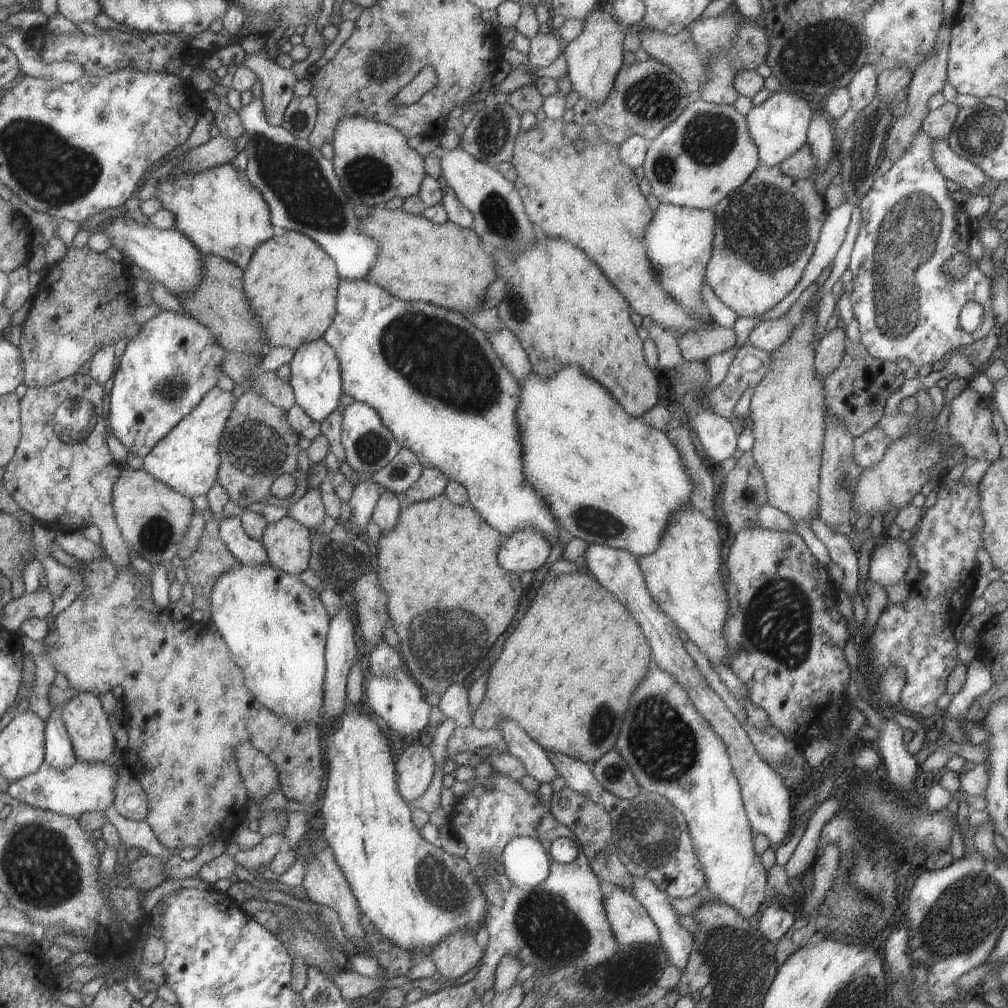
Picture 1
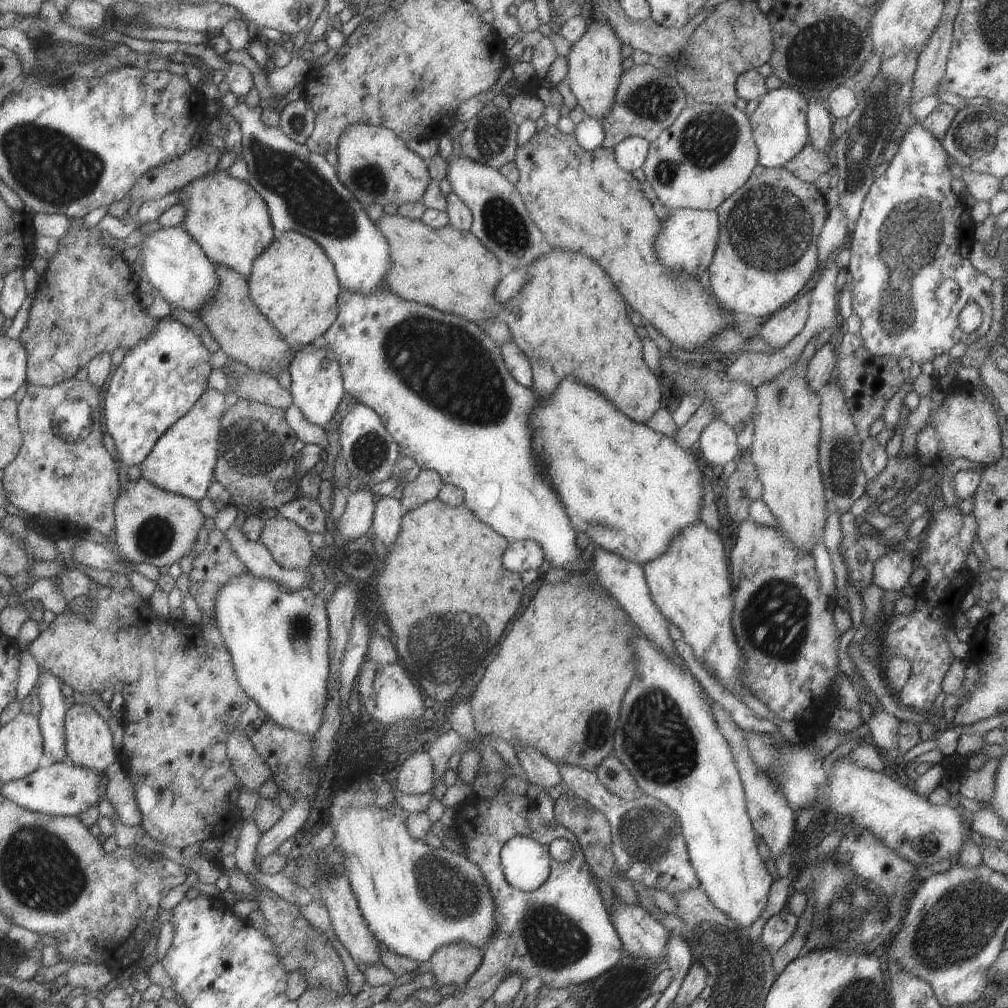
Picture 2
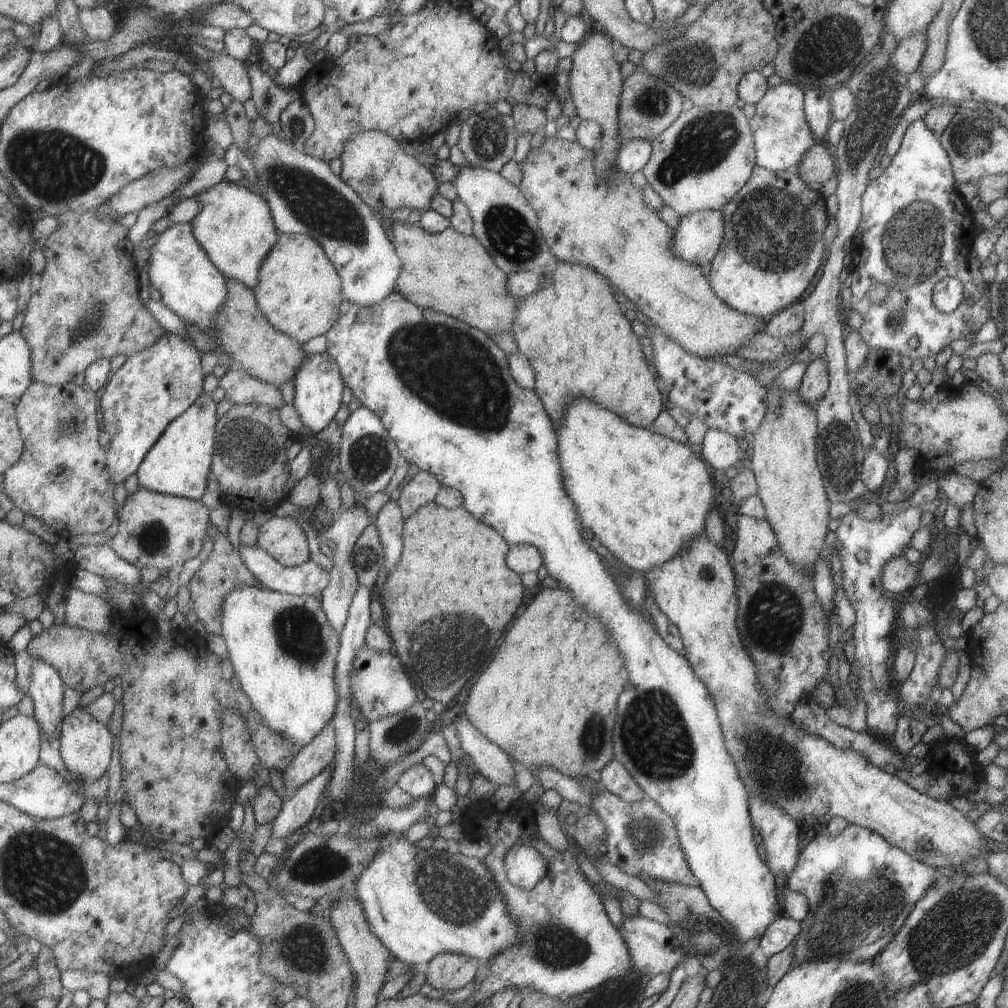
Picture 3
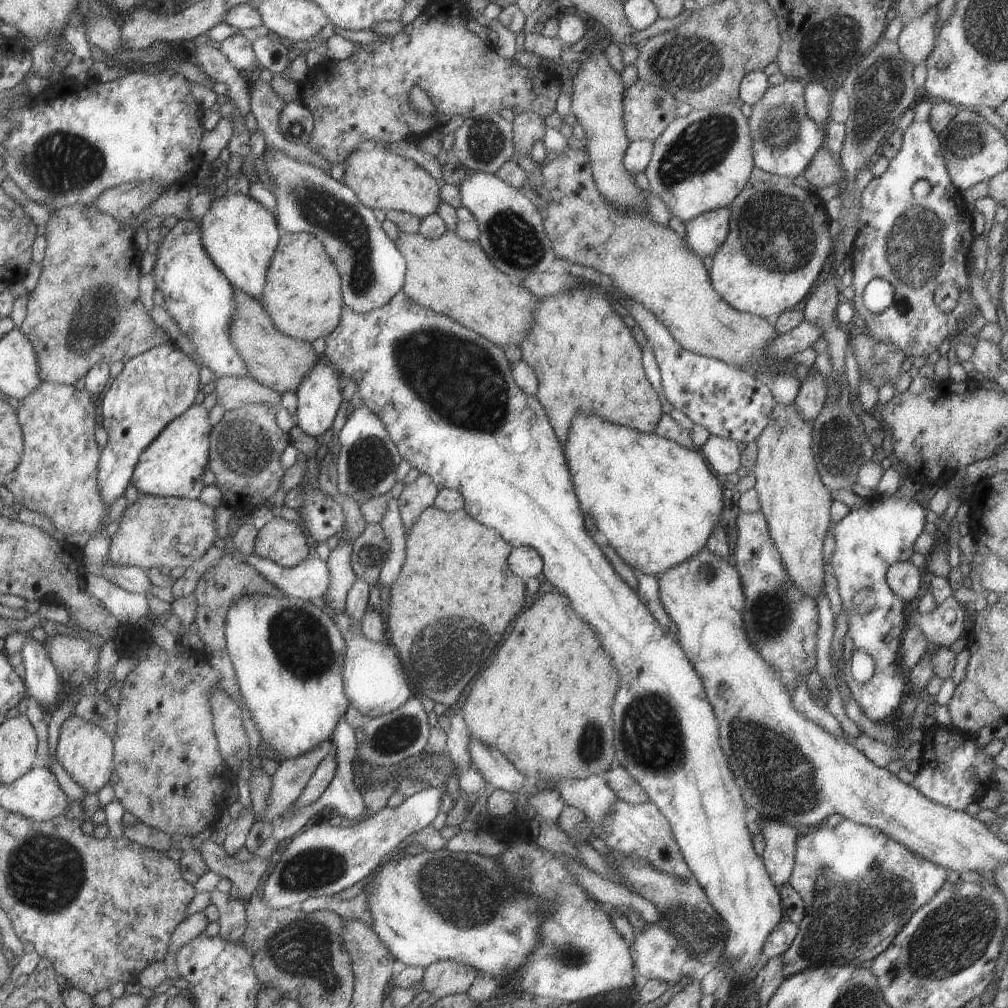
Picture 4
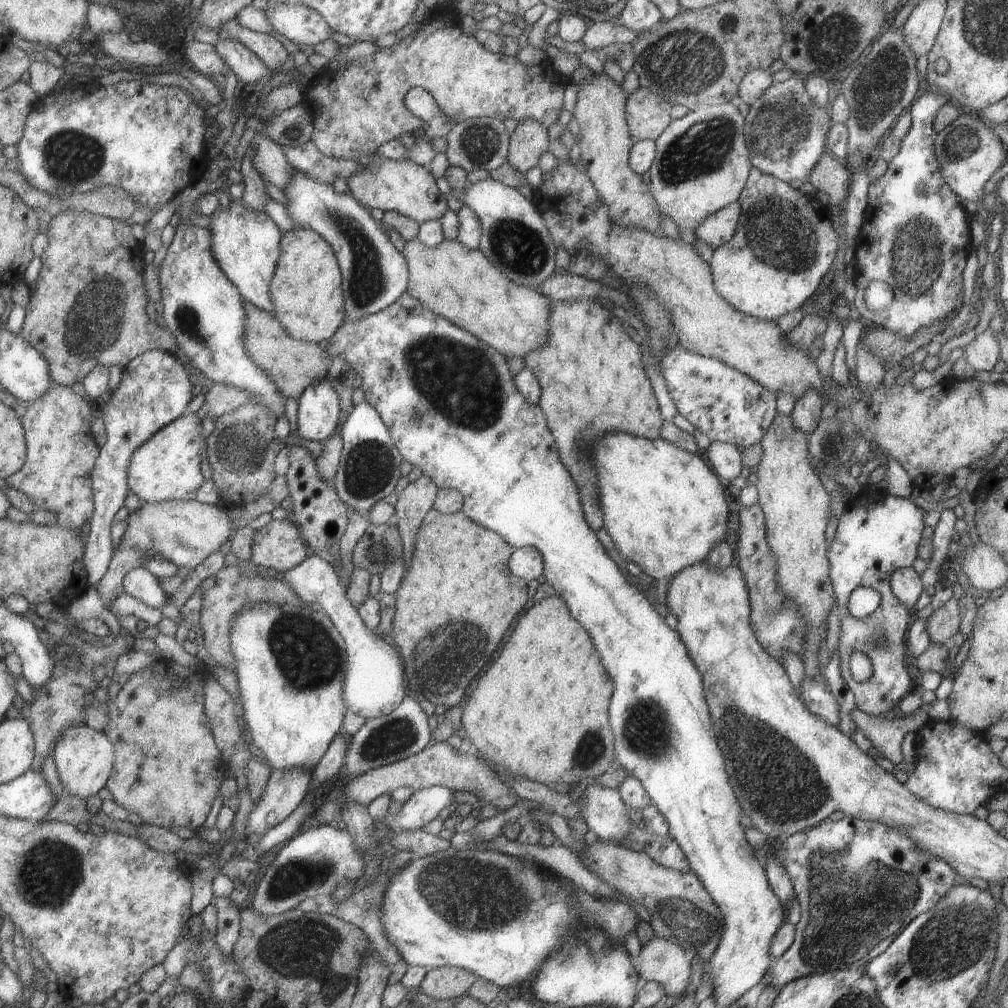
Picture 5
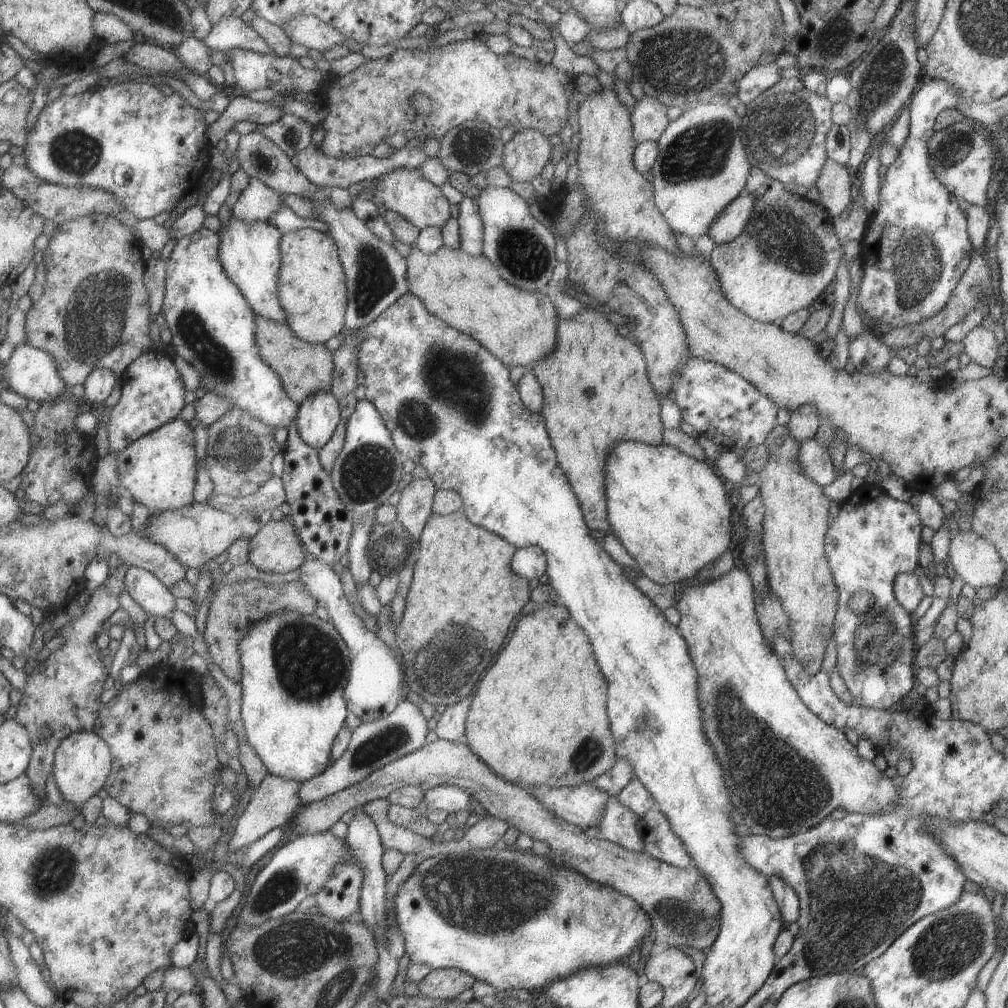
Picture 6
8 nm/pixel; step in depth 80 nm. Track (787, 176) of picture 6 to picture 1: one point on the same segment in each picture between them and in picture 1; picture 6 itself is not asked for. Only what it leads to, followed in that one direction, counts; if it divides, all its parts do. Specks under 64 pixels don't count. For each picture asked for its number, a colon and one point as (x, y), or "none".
1: (777, 126)
2: (778, 123)
3: (781, 135)
4: (784, 138)
5: (785, 132)

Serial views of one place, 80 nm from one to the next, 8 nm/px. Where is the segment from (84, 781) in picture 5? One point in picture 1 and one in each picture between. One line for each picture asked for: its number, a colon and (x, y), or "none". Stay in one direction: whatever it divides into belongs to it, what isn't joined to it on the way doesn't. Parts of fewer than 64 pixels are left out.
1: (86, 723)
2: (88, 743)
3: (84, 744)
4: (85, 751)

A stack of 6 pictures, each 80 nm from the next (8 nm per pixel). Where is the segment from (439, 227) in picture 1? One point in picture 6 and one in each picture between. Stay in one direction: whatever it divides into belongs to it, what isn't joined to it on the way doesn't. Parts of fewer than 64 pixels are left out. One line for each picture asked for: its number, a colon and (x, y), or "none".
2: (449, 269)
3: (451, 273)
4: (451, 276)
5: (461, 285)
6: (516, 326)

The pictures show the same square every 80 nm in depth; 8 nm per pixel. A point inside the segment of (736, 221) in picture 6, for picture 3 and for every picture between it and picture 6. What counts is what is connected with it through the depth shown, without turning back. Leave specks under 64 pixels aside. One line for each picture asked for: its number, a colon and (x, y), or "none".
3: (696, 238)
4: (703, 234)
5: (715, 229)

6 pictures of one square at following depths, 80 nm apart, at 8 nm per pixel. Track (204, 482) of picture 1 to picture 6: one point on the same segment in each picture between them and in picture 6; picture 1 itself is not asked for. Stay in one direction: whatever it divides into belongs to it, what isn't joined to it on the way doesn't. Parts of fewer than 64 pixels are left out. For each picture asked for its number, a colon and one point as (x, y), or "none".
2: (182, 460)
3: (178, 464)
4: (172, 465)
5: (165, 467)
6: (158, 470)

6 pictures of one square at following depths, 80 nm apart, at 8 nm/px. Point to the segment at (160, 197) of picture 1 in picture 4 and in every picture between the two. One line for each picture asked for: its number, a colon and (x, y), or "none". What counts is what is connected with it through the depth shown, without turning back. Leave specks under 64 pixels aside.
2: (230, 222)
3: (233, 225)
4: (239, 234)

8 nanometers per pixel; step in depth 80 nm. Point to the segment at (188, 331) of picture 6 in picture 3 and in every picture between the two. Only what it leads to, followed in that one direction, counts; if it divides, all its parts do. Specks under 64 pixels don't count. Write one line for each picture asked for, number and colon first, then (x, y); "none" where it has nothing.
3: (190, 286)
4: (196, 295)
5: (204, 312)

